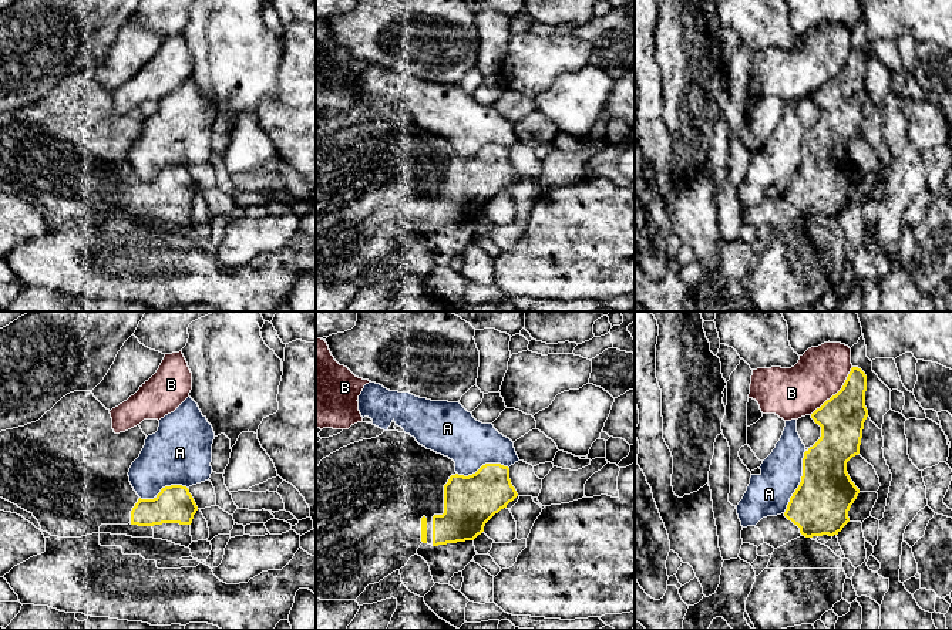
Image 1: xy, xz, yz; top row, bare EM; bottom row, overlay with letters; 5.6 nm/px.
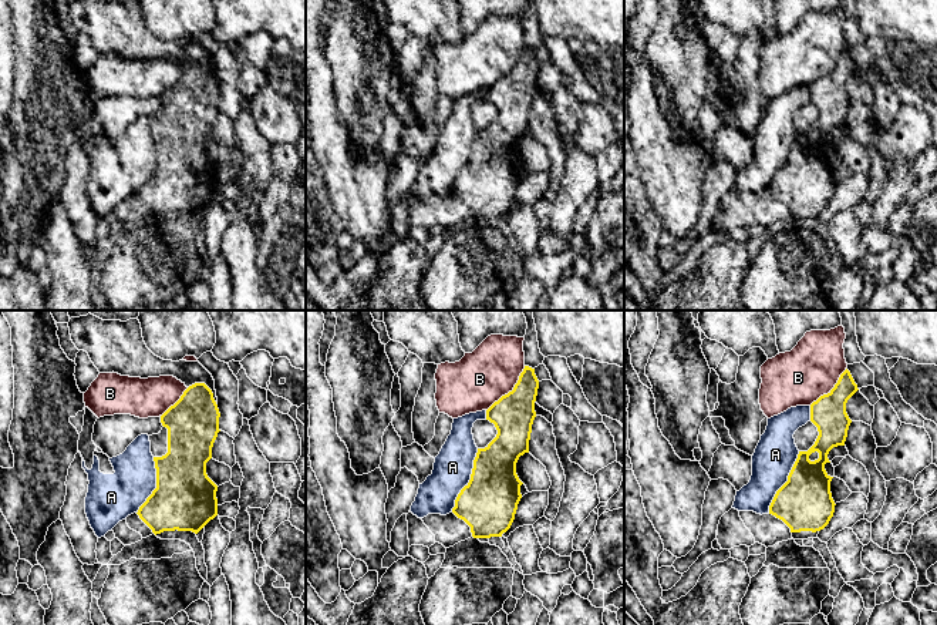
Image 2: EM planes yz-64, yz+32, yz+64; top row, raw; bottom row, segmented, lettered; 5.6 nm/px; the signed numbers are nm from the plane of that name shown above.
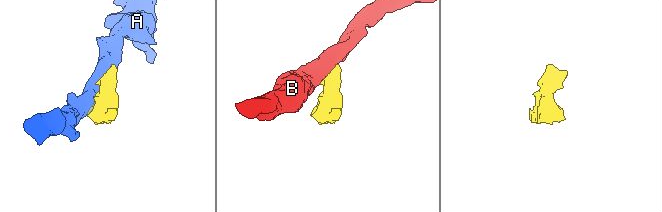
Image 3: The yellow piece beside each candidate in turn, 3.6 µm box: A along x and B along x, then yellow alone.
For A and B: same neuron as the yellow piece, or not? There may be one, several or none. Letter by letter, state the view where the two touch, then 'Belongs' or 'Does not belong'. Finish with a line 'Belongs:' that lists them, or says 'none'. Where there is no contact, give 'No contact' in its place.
A: Touches yellow in yz. Does not belong
B: Touches yellow in yz. Does not belong
Belongs: none

